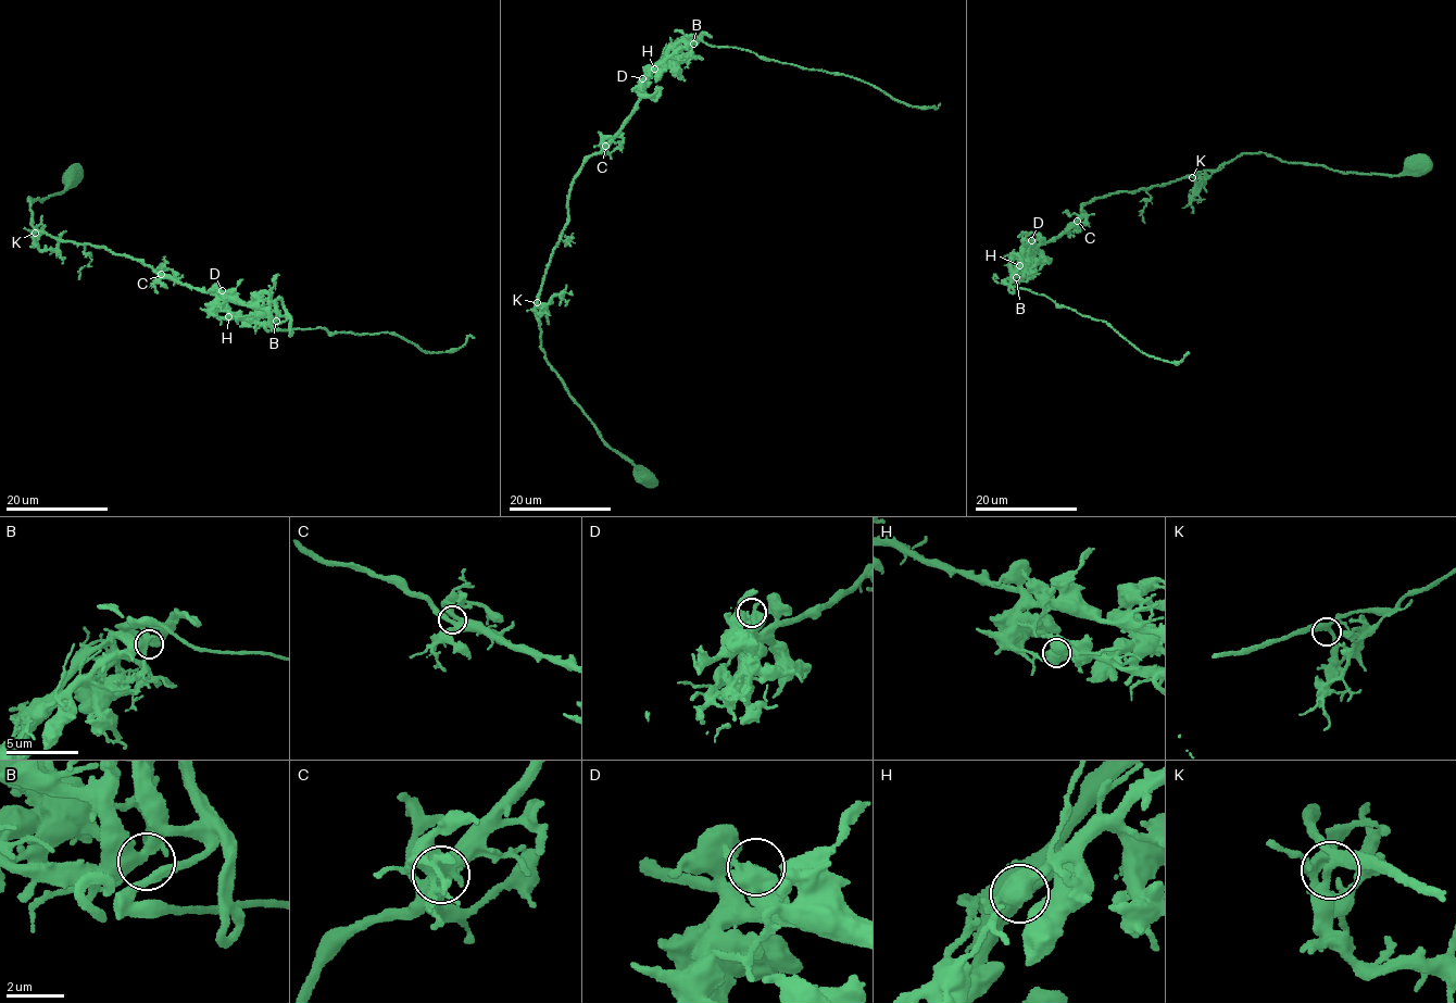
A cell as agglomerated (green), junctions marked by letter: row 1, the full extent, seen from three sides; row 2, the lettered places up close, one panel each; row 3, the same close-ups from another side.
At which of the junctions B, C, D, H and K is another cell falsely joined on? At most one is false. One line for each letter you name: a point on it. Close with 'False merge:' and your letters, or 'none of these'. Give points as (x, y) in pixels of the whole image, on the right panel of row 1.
False merge: none of these

